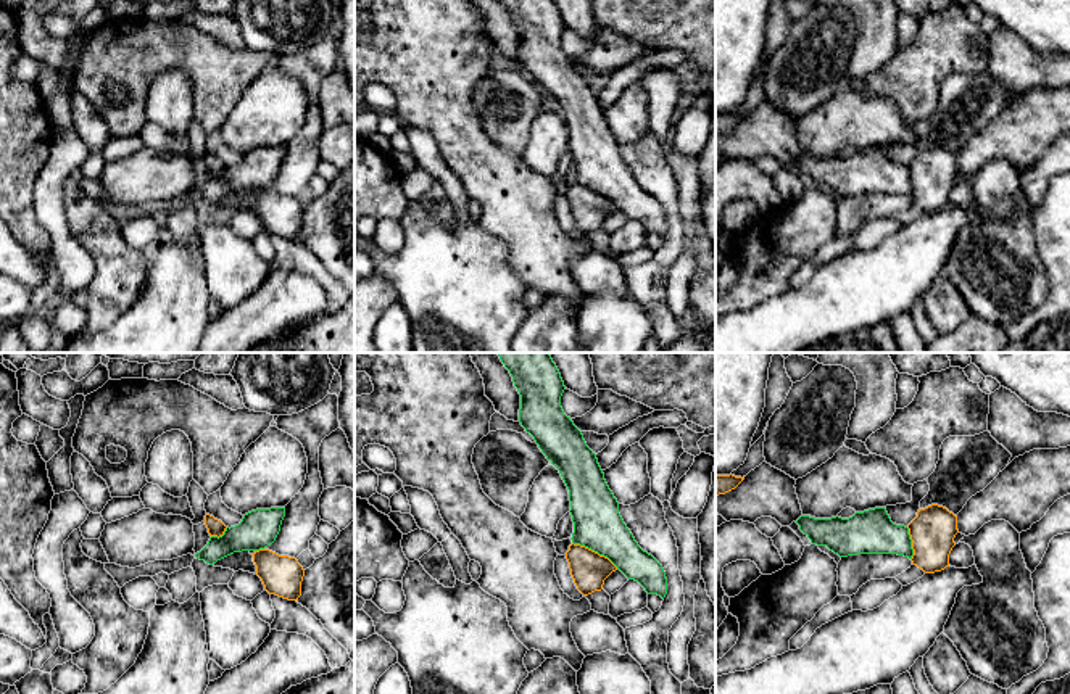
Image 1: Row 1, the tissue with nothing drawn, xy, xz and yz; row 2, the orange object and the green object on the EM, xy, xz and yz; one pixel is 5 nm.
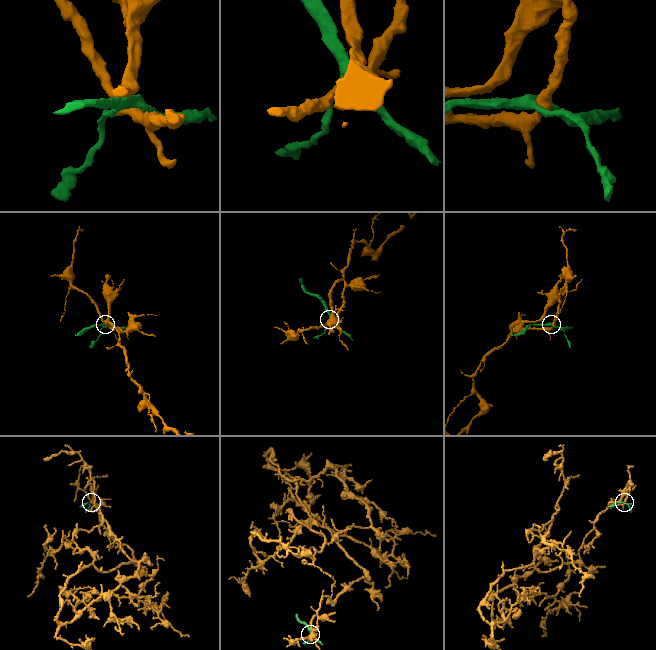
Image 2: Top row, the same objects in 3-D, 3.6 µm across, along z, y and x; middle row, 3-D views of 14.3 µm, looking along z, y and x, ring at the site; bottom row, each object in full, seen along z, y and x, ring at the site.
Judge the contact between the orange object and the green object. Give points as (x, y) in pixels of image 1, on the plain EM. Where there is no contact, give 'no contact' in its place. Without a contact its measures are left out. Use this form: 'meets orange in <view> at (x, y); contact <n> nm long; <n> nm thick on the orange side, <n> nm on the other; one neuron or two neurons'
meets orange in xz at (593, 190); contact 280 nm long; 180 nm thick on the orange side, 240 nm on the other; two neurons

